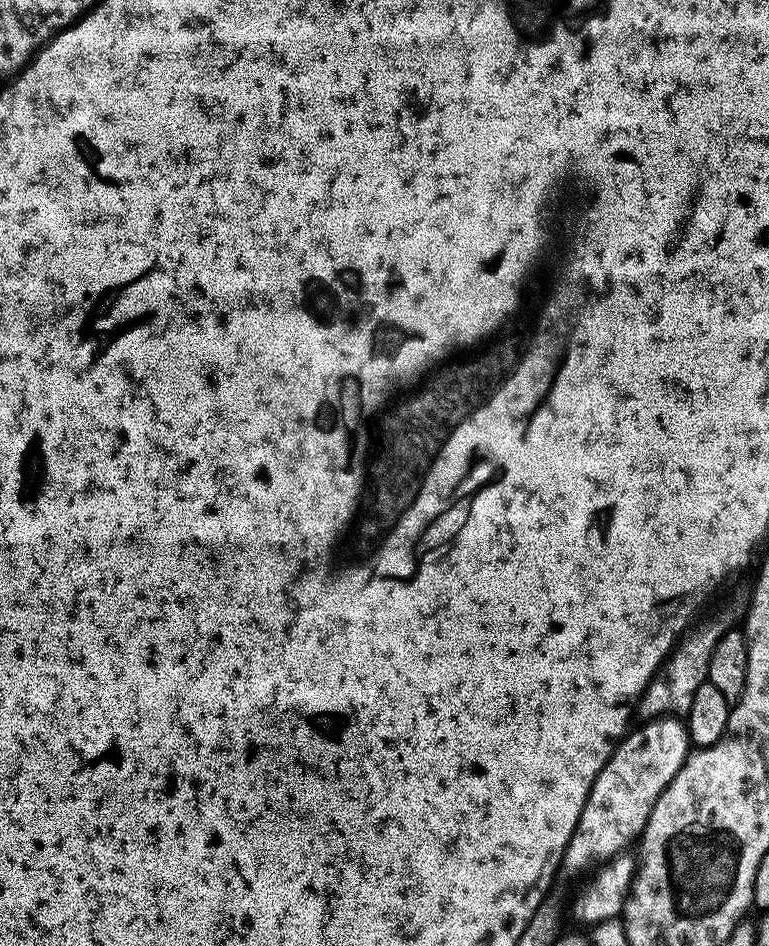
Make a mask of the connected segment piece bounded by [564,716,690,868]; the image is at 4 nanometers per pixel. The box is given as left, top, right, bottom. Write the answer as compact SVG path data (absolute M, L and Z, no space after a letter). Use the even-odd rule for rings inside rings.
M664 716L641 728L633 727L615 745L588 795L576 832L564 849L564 864L580 868L591 860L614 858L625 851L631 840L639 841L658 798L684 764L690 751L688 730L683 719Z

